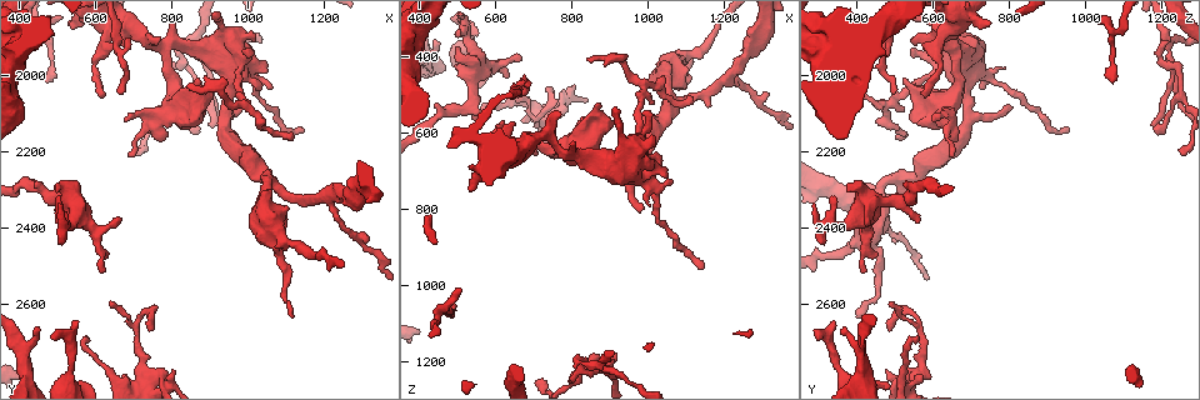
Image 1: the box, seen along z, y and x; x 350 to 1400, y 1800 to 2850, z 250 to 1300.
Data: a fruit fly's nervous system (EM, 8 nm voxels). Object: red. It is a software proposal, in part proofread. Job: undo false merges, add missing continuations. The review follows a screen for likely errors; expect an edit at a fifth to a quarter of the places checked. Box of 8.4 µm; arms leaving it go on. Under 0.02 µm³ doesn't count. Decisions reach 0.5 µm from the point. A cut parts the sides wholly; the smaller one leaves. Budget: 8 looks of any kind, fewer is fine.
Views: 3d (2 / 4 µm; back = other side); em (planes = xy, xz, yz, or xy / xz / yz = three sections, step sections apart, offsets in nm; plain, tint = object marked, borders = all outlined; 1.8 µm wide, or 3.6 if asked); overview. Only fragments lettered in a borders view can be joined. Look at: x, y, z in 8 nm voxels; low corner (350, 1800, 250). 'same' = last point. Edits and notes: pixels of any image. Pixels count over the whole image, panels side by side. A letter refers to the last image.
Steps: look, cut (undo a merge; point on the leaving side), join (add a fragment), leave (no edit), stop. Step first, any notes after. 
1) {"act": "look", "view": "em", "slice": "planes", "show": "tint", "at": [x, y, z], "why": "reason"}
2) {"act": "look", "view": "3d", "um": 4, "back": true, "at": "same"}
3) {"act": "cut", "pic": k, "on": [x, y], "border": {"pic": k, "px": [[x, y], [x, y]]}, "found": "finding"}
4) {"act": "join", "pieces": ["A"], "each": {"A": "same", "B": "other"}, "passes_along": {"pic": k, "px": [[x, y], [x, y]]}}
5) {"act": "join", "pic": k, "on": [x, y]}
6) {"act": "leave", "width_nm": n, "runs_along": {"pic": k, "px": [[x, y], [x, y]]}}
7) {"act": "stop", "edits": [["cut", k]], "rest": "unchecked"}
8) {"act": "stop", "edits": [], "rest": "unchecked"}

{"act": "look", "view": "3d", "um": 2, "at": [855, 1900, 1205], "why": "looks like a crossing"}

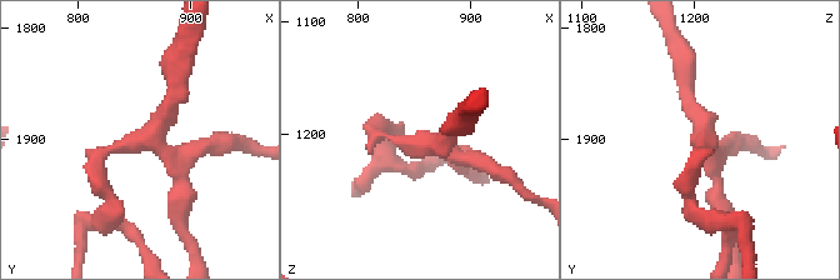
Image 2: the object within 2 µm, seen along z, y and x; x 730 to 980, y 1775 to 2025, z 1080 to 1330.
{"act": "look", "view": "em", "slice": "yz", "step": 16, "show": "tint", "at": [862, 1900, 1206], "arms": 4}

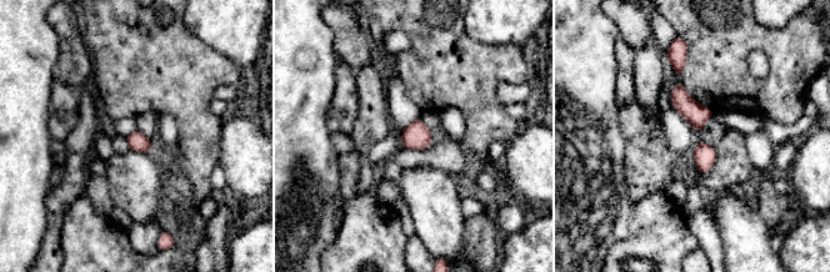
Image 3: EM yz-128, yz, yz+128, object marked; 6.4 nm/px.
{"act": "look", "view": "em", "slice": "planes", "show": "borders", "at": "same", "why": "cut it another way"}

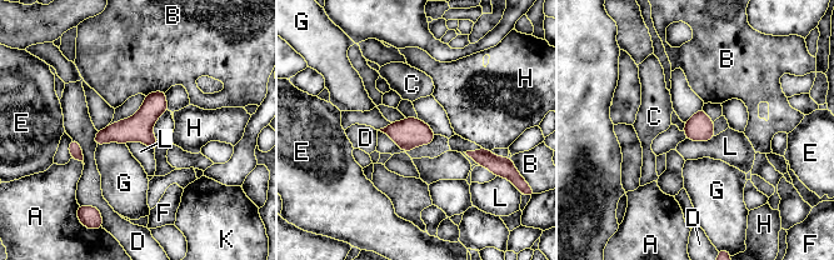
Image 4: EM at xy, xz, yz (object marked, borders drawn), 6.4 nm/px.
{"act": "leave", "width_nm": 180, "each": {"A": "other", "B": "other", "C": "other", "D": "other", "E": "other", "F": "other", "G": "other", "H": "other", "K": "other", "L": "other"}, "border": {"pic": 4, "px": [[714, 136], [710, 140], [687, 138]]}, "found": "one neuron here"}

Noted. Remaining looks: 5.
{"act": "look", "view": "em", "slice": "planes", "show": "tint", "at": [620, 2525, 420], "why": "thin end"}

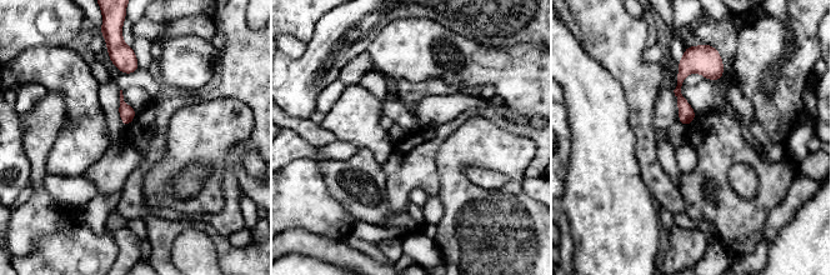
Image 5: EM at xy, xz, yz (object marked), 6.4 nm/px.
{"act": "look", "view": "em", "slice": "planes", "show": "borders", "at": "same"}

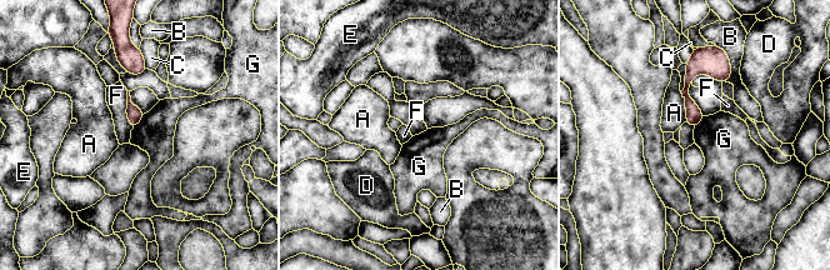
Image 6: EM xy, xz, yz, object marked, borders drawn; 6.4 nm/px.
{"act": "leave", "each": {"A": "other", "B": "other", "C": "other", "D": "other", "E": "other", "F": "other", "G": "other"}, "border": {"pic": 6, "px": [[145, 114], [133, 129]]}, "found": "none of them fits"}

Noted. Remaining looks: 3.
{"act": "look", "view": "3d", "um": 2, "at": [535, 2760, 345], "why": "thin neck"}

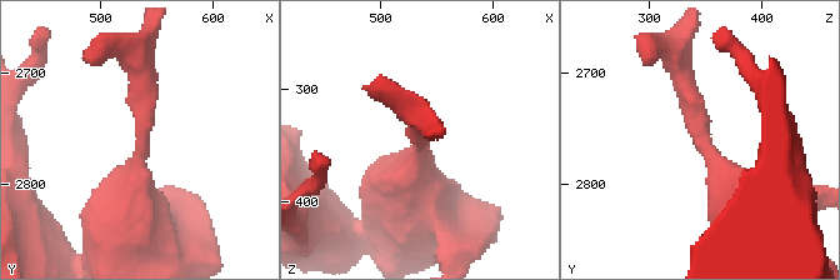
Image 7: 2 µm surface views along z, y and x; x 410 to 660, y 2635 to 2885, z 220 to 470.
{"act": "look", "view": "em", "slice": "planes", "show": "borders", "at": [532, 2758, 350], "why": "now the EM"}

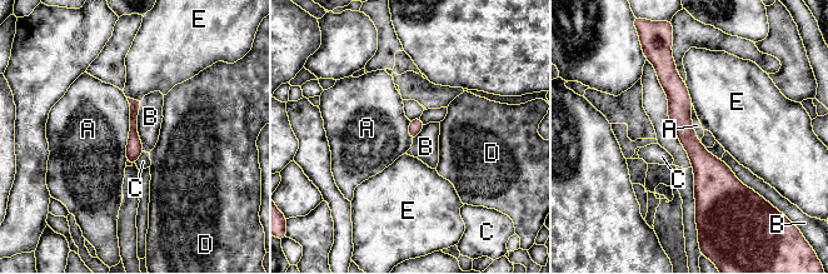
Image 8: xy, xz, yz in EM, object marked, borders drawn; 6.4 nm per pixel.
{"act": "leave", "each": {"A": "other", "B": "other", "C": "other", "D": "other", "E": "other"}, "found": "continuous, no second neuron"}

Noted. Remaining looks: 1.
{"act": "stop", "edits": [], "rest": "unchecked"}

